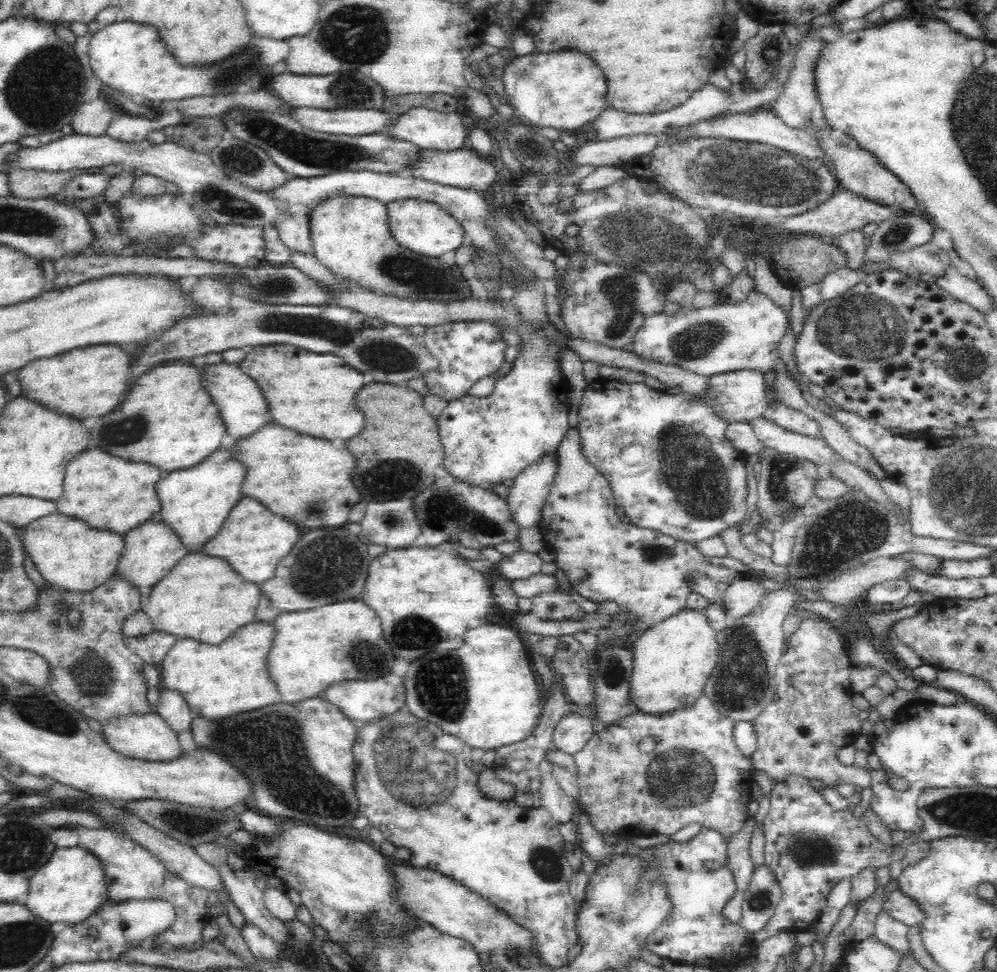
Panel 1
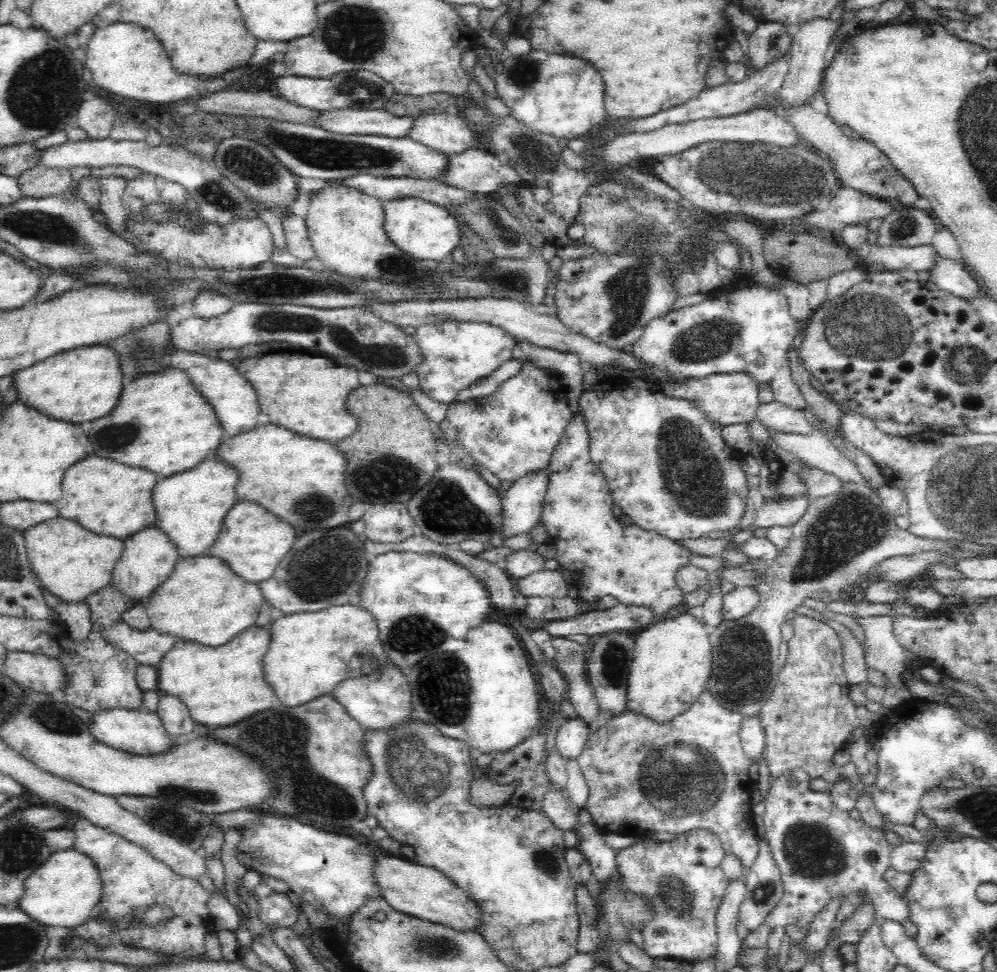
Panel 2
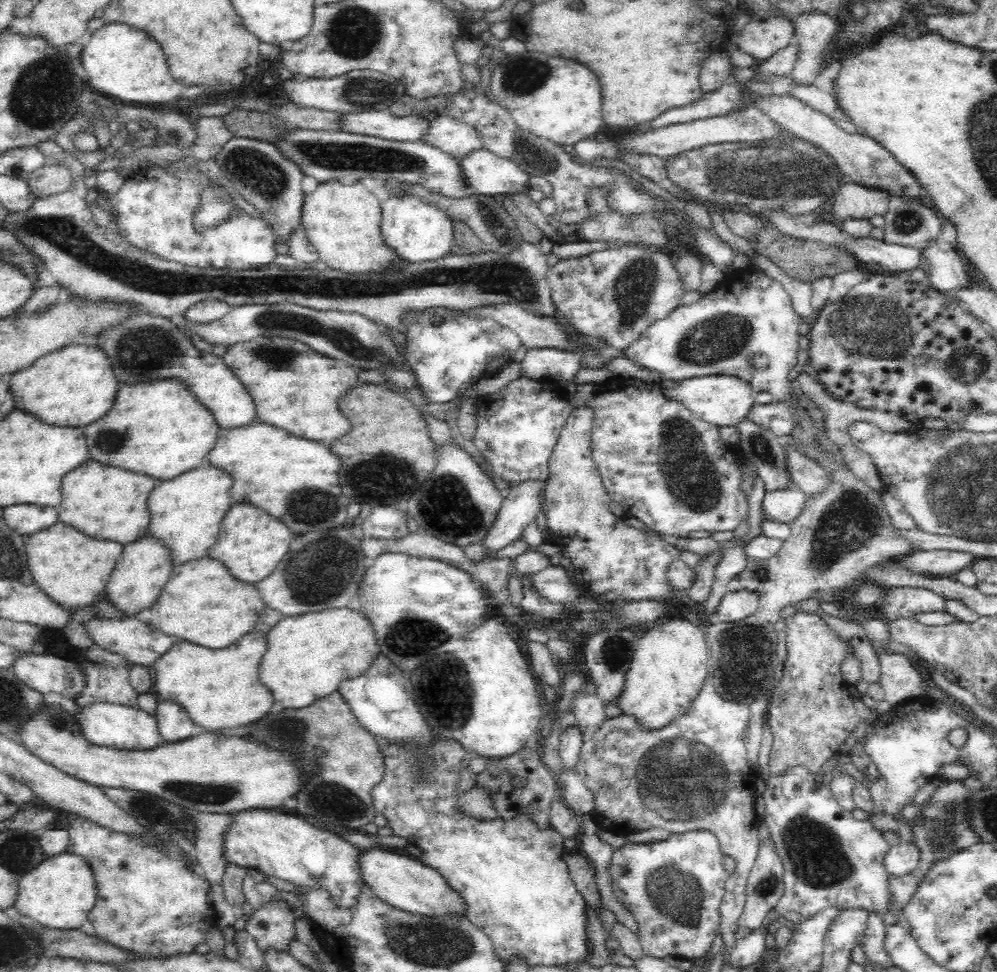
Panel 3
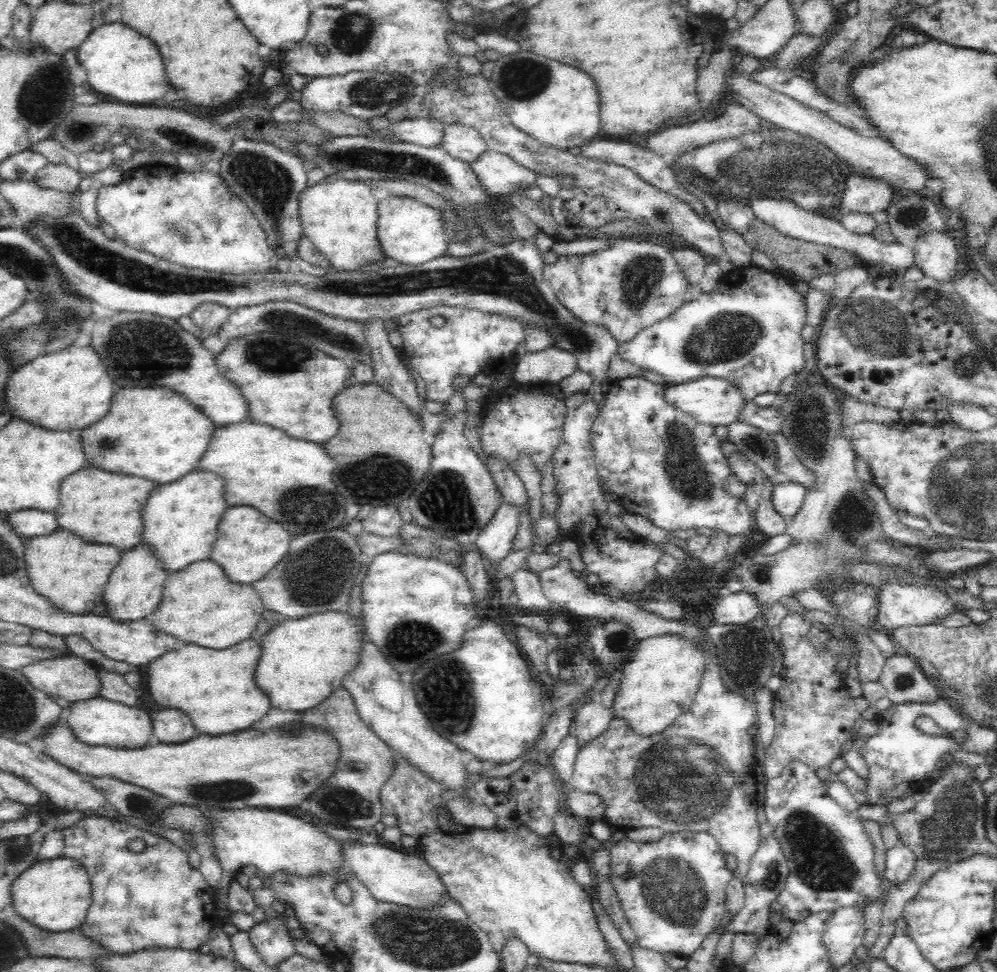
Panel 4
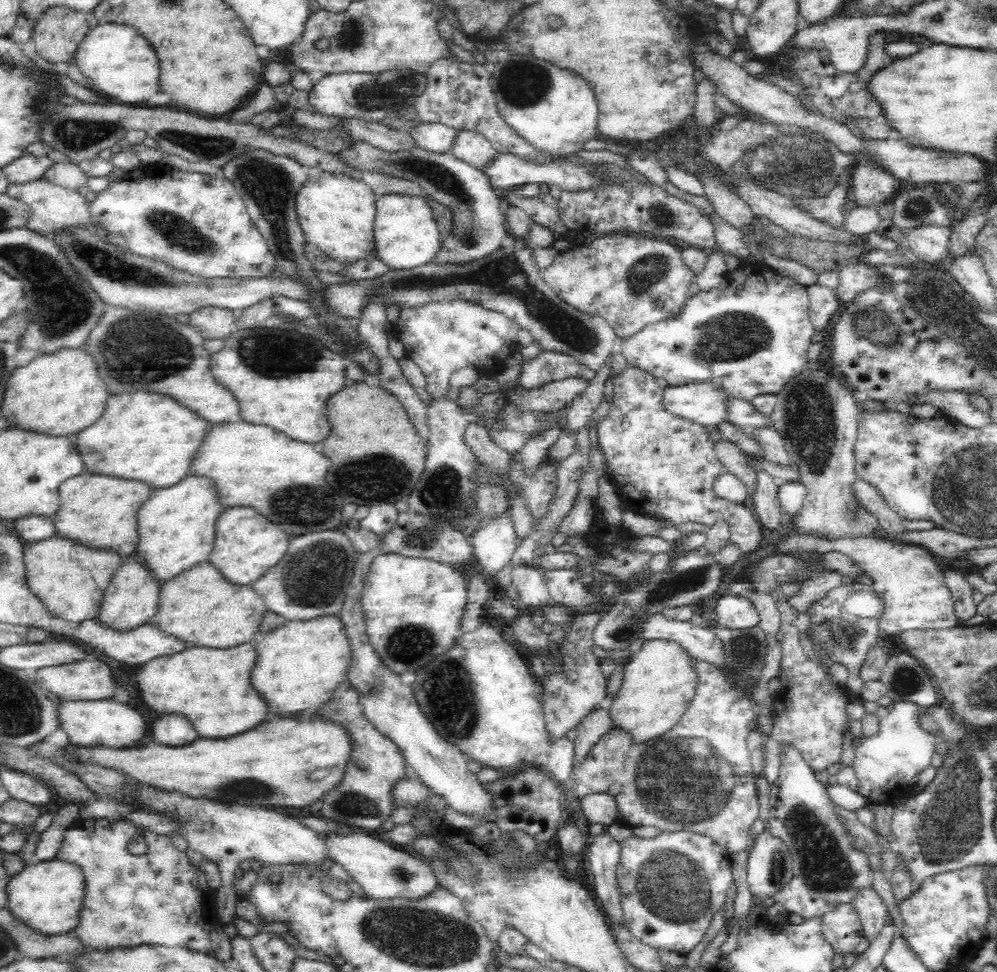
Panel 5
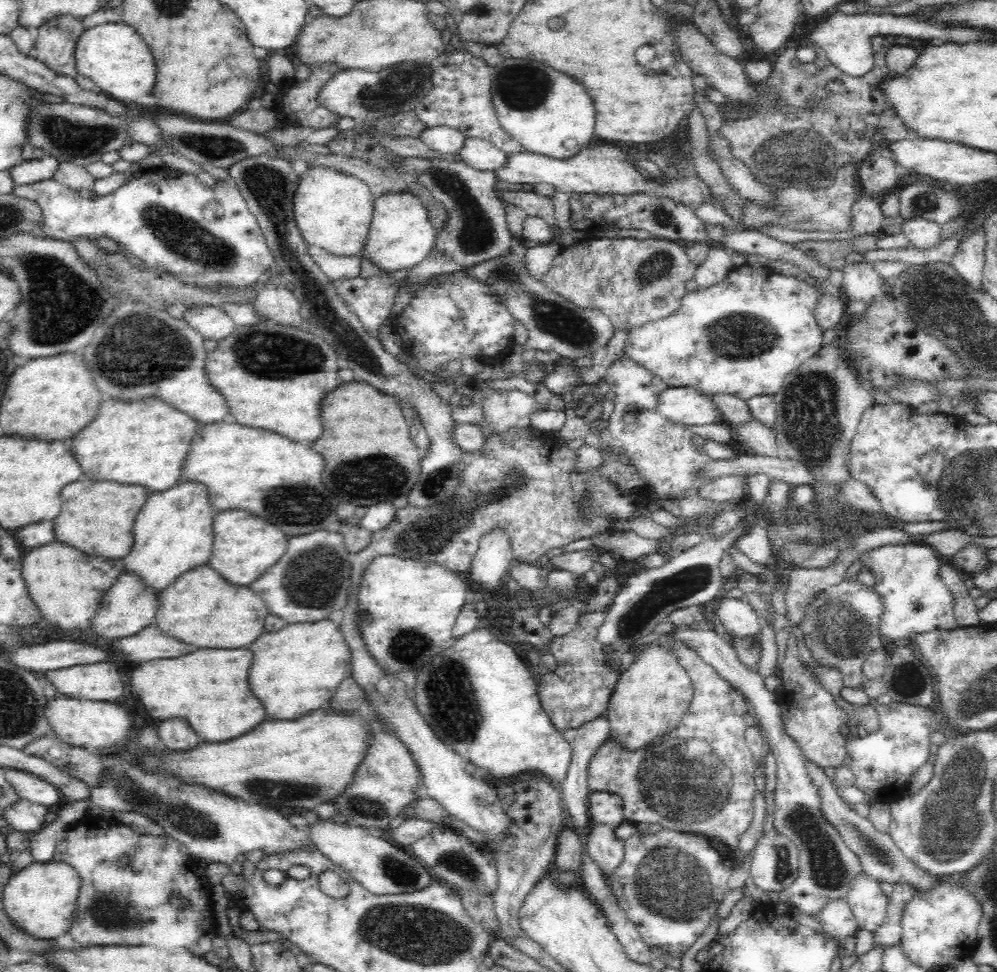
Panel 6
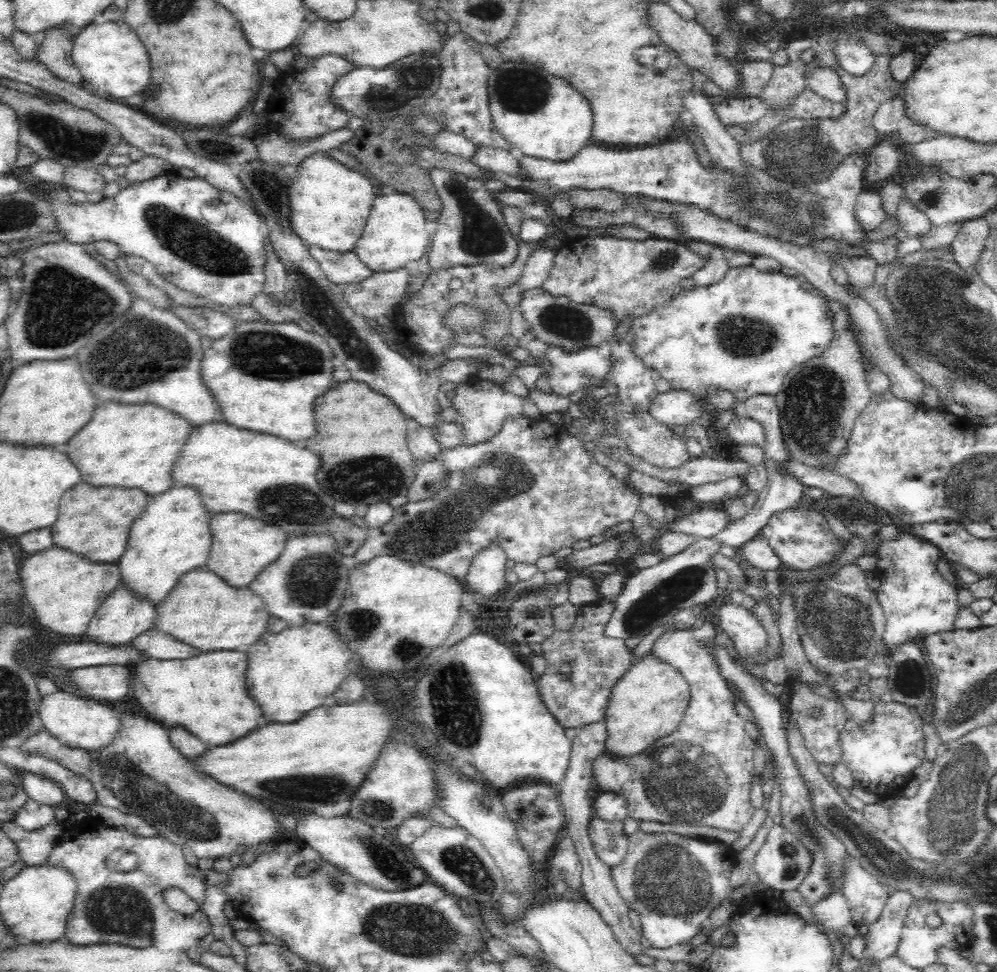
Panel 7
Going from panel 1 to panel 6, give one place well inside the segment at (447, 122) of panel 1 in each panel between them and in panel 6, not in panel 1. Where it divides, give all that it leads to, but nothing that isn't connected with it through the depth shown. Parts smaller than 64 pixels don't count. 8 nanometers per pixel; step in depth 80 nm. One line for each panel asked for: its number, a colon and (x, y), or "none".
2: (451, 135)
3: (458, 139)
4: (465, 143)
5: (471, 147)
6: (479, 154)

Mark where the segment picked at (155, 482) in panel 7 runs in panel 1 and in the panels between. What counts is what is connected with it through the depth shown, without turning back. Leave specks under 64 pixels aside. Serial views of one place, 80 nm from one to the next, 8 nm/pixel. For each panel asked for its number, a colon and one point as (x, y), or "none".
1: (166, 419)
2: (161, 423)
3: (160, 430)
4: (114, 443)
5: (148, 437)
6: (143, 443)

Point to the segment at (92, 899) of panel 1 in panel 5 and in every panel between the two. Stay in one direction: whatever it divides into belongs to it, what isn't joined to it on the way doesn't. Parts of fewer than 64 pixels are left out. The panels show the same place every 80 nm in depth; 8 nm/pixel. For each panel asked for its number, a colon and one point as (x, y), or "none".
2: (64, 890)
3: (58, 893)
4: (53, 895)
5: (46, 896)

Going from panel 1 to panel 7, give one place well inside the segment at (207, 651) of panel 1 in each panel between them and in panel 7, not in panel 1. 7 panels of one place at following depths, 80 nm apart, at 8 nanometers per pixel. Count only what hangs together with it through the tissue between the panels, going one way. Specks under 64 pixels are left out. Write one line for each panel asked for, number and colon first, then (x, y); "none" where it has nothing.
2: (222, 686)
3: (219, 689)
4: (215, 687)
5: (210, 686)
6: (207, 688)
7: (206, 695)

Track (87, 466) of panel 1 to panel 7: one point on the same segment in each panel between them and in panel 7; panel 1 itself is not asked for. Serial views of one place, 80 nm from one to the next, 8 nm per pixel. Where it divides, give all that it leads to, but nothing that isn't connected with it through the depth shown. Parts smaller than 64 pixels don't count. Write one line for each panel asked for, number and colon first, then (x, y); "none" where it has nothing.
2: (106, 498)
3: (107, 503)
4: (100, 507)
5: (99, 512)
6: (96, 517)
7: (93, 523)

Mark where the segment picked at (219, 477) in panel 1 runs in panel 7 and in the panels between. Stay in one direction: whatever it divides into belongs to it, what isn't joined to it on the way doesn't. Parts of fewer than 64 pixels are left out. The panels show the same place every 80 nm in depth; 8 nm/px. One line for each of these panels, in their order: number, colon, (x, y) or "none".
2: (190, 507)
3: (185, 513)
4: (179, 521)
5: (176, 526)
6: (173, 532)
7: (171, 537)

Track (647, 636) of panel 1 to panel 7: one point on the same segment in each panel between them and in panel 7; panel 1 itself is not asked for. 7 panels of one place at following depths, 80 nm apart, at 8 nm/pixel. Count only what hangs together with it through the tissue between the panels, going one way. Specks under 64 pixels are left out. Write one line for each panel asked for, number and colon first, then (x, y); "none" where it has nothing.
2: (672, 662)
3: (669, 666)
4: (659, 683)
5: (659, 685)
6: (651, 697)
7: (648, 703)

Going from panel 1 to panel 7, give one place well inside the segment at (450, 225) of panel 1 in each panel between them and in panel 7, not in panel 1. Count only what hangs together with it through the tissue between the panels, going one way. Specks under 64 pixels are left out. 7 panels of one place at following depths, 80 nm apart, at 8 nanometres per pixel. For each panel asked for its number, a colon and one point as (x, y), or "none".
2: (425, 231)
3: (415, 232)
4: (410, 233)
5: (405, 236)
6: (400, 236)
7: (394, 236)

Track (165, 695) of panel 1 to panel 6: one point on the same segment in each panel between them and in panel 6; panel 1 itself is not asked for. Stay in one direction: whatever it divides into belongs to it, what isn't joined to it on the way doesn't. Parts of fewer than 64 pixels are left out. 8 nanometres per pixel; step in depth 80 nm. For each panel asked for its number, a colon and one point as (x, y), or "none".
2: (176, 721)
3: (174, 724)
4: (170, 726)
5: (175, 730)
6: (177, 736)

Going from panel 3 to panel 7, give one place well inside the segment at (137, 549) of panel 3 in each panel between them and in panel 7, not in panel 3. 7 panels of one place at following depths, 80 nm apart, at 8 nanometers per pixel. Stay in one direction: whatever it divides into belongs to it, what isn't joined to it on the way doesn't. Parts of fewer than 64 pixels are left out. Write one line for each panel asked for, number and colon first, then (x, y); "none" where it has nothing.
4: (133, 590)
5: (131, 599)
6: (128, 607)
7: (121, 617)

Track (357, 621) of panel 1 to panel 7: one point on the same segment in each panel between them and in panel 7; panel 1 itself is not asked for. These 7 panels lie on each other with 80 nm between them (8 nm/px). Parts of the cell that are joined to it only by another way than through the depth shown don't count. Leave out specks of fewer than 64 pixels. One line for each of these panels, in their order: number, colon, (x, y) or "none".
2: (309, 653)
3: (308, 656)
4: (302, 661)
5: (299, 666)
6: (299, 668)
7: (290, 673)

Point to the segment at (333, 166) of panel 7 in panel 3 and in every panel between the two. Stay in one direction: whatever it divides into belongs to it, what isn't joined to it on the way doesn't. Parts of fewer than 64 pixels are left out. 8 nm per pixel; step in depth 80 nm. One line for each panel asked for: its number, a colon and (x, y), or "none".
3: (342, 221)
4: (338, 215)
5: (336, 213)
6: (332, 209)

